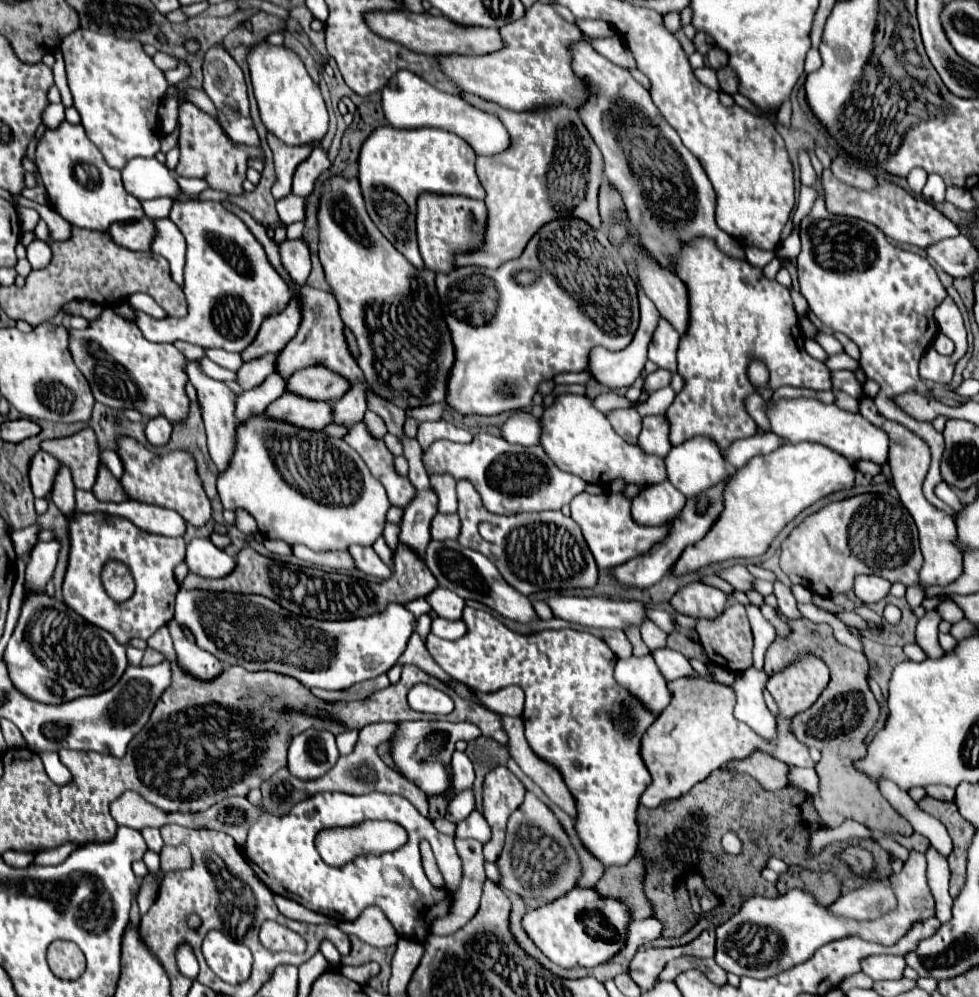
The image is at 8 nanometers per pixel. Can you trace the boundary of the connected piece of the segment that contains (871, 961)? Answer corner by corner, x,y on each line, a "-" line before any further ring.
874,955
862,961
862,971
870,975
874,981
884,979
902,979
906,961
898,955

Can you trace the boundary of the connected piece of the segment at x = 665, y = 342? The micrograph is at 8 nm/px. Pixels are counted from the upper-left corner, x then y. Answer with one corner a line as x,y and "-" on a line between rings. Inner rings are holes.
660,317
658,327
654,331
652,343
648,347
648,359
654,361
658,367
676,371
676,349
678,349
680,335
674,331
674,327

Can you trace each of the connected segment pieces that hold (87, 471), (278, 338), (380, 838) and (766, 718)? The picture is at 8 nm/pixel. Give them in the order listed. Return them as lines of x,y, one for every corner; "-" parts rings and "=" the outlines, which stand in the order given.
82,429
72,437
44,441
42,449
54,455
62,465
70,469
76,489
90,491
94,487
98,467
100,467
100,461
98,461
100,449
98,449
94,431
=
292,297
292,301
286,305
286,309
282,313
272,315
262,323
254,343
250,347
246,347
246,351
242,353
242,359
250,361
256,357
262,357
264,353
282,351
282,347
286,347
286,343
296,335
300,315
302,315
300,299
=
381,820
381,821
364,821
358,827
350,827
350,829
326,829
318,835
316,839
316,849
320,853
320,857
328,863
328,865
344,865
350,859
354,859
360,853
372,853
375,855
388,851
394,851
403,846
408,835
406,830
397,823
=
746,669
736,675
736,681
730,685
736,691
734,717
754,729
758,735
772,739
776,735
776,721
764,701
764,685
768,675
764,669

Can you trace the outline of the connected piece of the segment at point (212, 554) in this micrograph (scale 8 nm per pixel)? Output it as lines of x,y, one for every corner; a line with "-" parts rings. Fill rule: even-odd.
192,539
186,547
186,563
202,577
226,577
236,567
236,559
218,549
210,539

